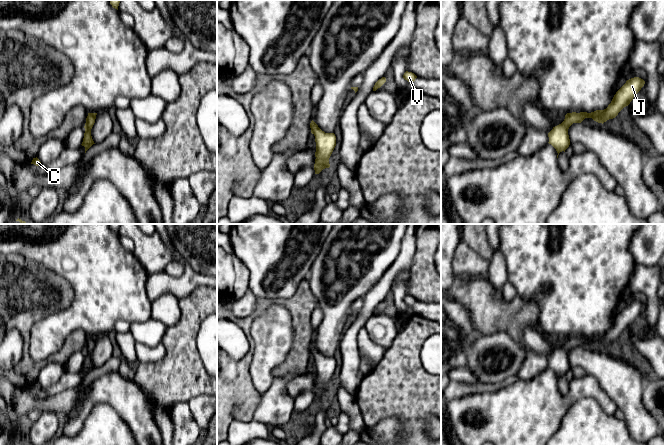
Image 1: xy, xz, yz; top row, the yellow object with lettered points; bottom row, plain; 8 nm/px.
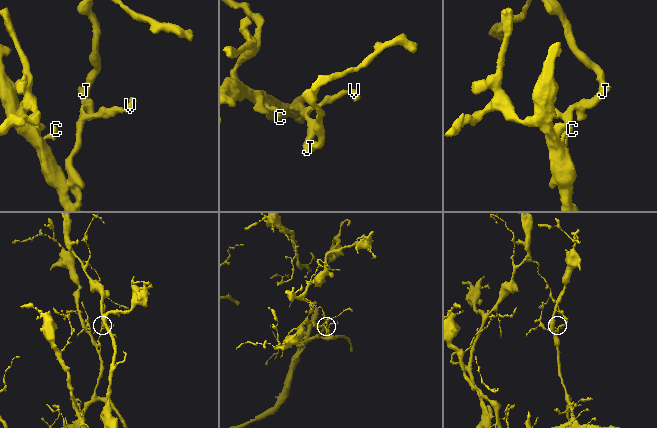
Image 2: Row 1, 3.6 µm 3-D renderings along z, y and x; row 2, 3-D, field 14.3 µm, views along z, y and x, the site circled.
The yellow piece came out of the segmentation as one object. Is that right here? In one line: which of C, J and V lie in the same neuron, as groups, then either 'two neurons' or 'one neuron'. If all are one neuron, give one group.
groups C V / J; two neurons

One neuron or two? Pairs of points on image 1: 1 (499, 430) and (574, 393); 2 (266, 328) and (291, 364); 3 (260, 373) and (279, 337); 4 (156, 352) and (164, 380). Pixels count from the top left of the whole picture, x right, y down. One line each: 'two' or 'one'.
1: one
2: two
3: one
4: two

